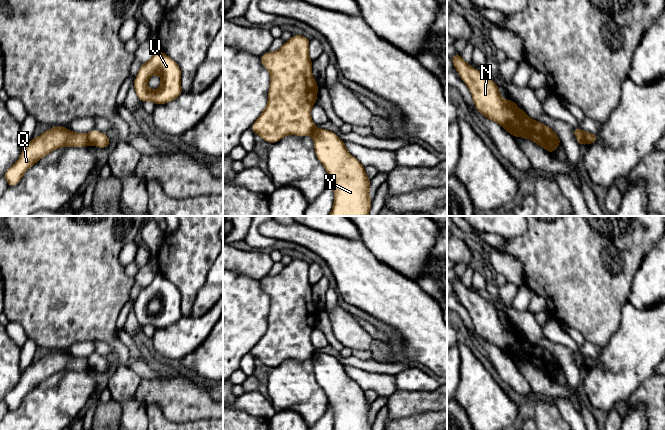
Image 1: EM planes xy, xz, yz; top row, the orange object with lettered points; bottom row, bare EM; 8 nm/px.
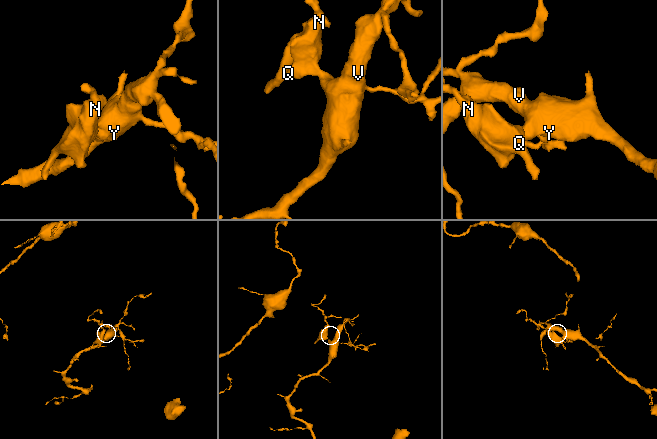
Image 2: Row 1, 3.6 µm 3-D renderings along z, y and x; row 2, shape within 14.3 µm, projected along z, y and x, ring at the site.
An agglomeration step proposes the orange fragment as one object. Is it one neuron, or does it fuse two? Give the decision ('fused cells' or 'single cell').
fused cells

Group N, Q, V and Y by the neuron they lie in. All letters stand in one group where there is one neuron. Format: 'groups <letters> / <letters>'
groups N Q / V Y

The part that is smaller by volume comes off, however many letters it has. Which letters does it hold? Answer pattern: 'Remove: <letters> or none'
Remove: N, Q

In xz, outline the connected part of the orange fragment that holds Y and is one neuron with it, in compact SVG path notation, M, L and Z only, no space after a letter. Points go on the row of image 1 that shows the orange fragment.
M315 128L312 133L316 158L324 165L334 190L334 203L328 216L368 216L372 206L369 198L371 181L364 166L346 149L344 141L330 130Z

